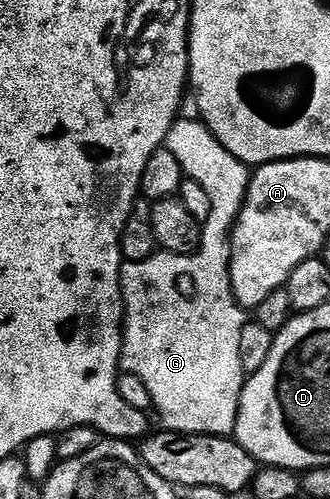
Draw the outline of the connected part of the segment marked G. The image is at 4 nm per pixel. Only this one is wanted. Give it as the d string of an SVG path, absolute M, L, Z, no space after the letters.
M179 117L175 119L172 129L168 133L165 146L180 161L182 174L185 178L196 181L196 185L204 185L204 193L208 193L208 201L212 201L212 213L208 213L208 221L202 228L202 246L192 255L171 255L169 253L155 253L151 259L126 263L122 268L122 301L124 304L124 326L122 329L122 358L120 367L123 372L140 377L150 394L150 402L153 410L158 410L158 415L162 418L161 426L167 431L181 431L183 435L234 435L234 426L238 420L238 402L240 401L240 380L244 372L240 365L240 333L244 325L248 322L247 312L236 301L232 293L232 281L230 280L230 233L234 229L234 223L238 220L240 209L246 200L246 191L250 188L251 168L245 163L241 163L235 155L228 153L224 145L210 132L209 127L197 118L185 119Z

